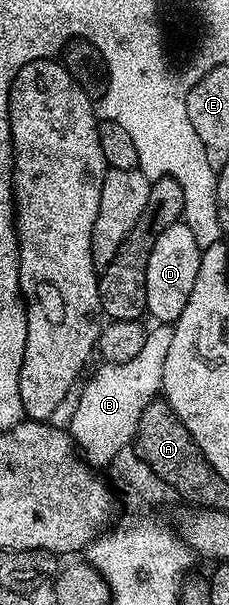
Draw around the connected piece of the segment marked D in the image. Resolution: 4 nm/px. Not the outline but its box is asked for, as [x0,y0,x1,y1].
[145,221,202,324]

